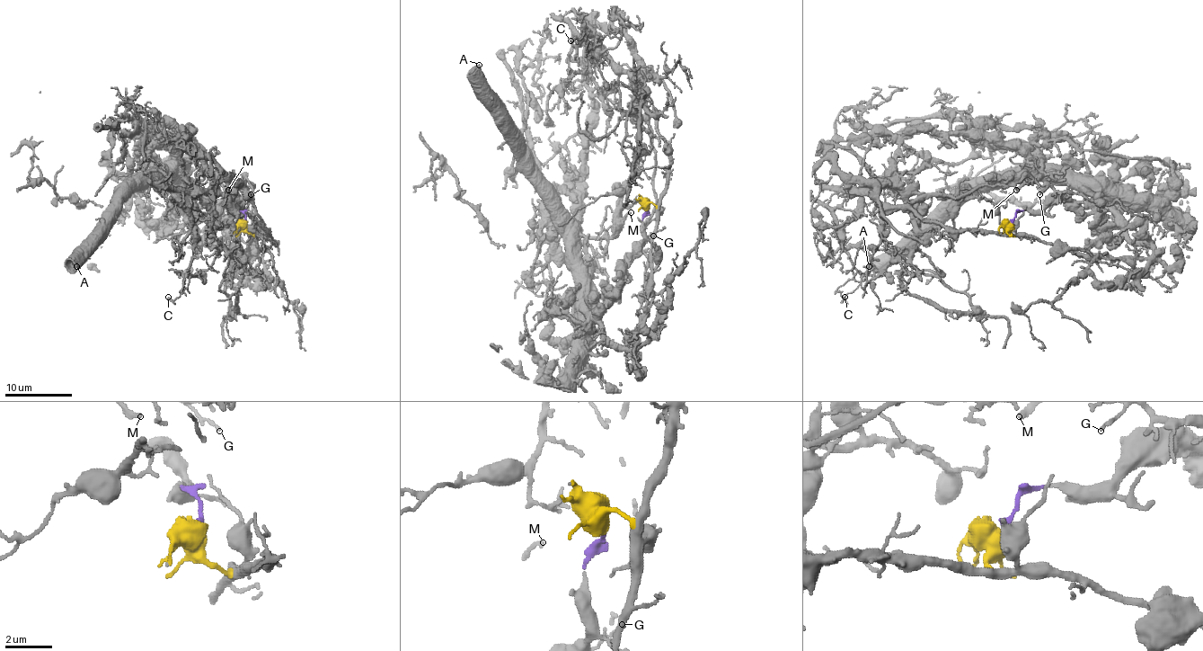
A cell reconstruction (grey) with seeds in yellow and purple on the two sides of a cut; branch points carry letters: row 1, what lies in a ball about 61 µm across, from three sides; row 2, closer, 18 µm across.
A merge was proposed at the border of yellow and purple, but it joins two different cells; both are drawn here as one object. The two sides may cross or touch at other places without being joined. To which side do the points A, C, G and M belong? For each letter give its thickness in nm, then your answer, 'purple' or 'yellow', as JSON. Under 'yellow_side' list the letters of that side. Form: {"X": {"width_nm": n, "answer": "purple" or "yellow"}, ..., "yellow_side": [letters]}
{"A": {"width_nm": 480, "answer": "purple"}, "C": {"width_nm": 180, "answer": "yellow"}, "G": {"width_nm": 80, "answer": "yellow"}, "M": {"width_nm": 200, "answer": "purple"}, "yellow_side": ["C", "G"]}

